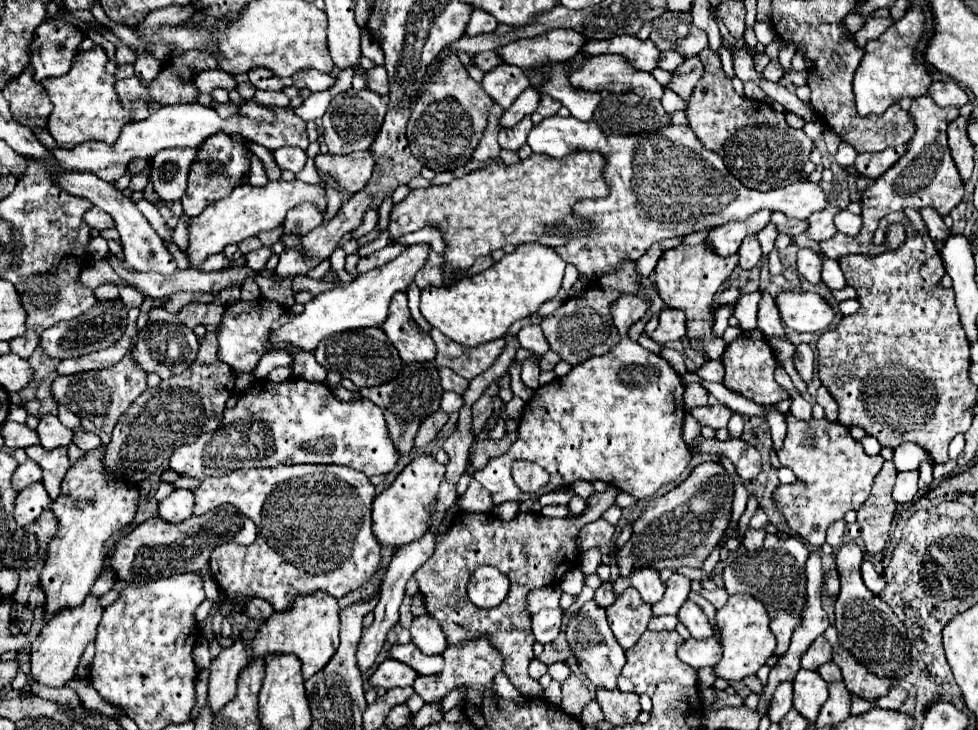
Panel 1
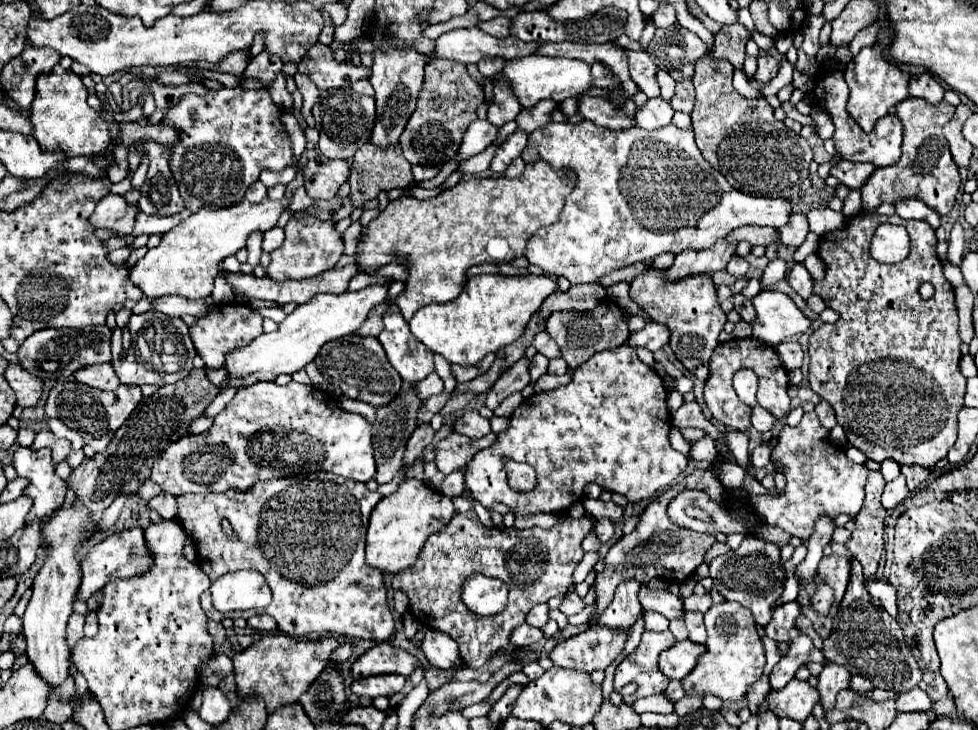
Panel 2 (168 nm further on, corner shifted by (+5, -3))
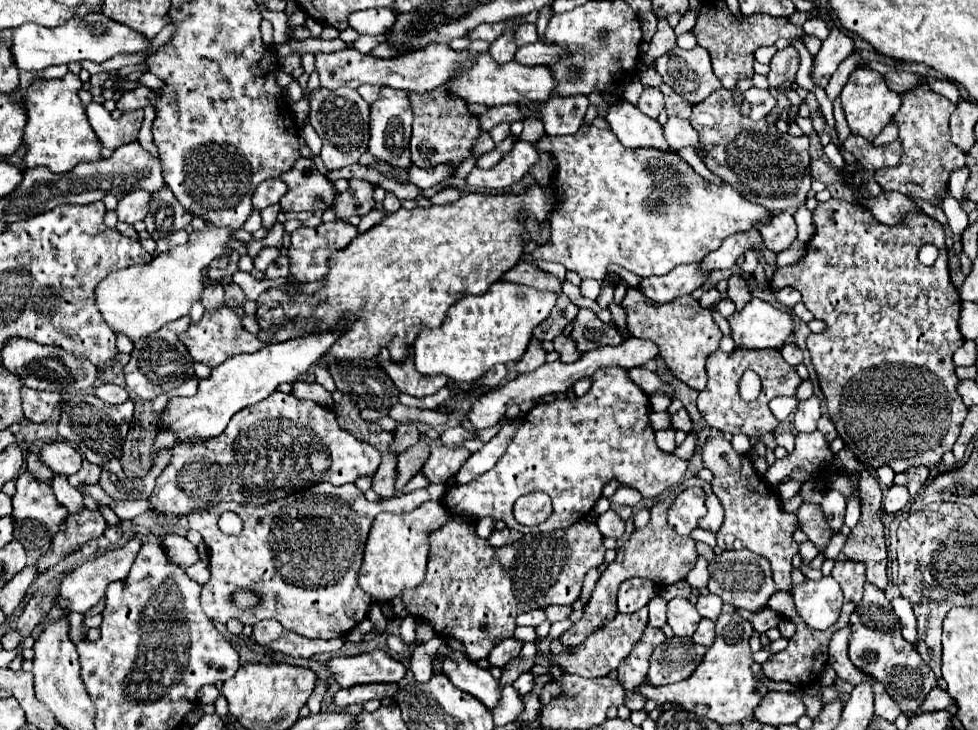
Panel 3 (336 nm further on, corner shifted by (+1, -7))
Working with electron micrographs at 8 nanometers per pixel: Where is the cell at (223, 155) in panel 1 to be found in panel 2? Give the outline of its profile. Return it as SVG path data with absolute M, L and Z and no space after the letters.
M241 83L235 88L209 89L205 97L187 93L165 113L163 123L179 131L177 143L167 145L171 173L191 213L201 207L237 205L263 169L281 171L293 163L293 149L281 115L283 109L273 103L267 89L243 89Z

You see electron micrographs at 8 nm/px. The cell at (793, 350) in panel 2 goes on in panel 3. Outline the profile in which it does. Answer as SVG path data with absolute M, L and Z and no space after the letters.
M795 343L785 345L785 347L781 349L781 355L783 355L783 359L785 359L789 365L793 365L793 367L797 367L799 363L803 363L803 351L801 351Z

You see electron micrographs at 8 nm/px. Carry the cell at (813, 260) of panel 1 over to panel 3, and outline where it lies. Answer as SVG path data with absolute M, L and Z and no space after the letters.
M783 287L783 289L775 291L775 297L777 297L779 303L783 303L783 305L787 305L787 307L795 307L795 305L801 301L799 291L795 291L793 287Z

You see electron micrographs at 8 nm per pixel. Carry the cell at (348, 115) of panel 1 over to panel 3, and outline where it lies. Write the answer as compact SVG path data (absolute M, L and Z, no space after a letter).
M315 89L311 93L311 117L309 123L315 127L323 141L321 161L329 171L353 165L367 151L369 143L369 103L355 89Z

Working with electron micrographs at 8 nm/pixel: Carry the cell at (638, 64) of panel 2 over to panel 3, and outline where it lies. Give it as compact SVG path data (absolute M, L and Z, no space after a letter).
M645 85L637 107L639 107L645 115L649 115L651 119L657 119L657 115L659 115L661 109L663 109L663 93L661 93L657 87Z

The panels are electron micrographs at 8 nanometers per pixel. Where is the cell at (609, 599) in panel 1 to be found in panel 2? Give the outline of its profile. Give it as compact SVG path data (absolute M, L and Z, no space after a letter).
M569 593L565 599L563 599L563 603L559 605L559 609L565 613L565 615L575 615L575 613L579 613L579 611L583 611L583 599L577 595L577 593Z

